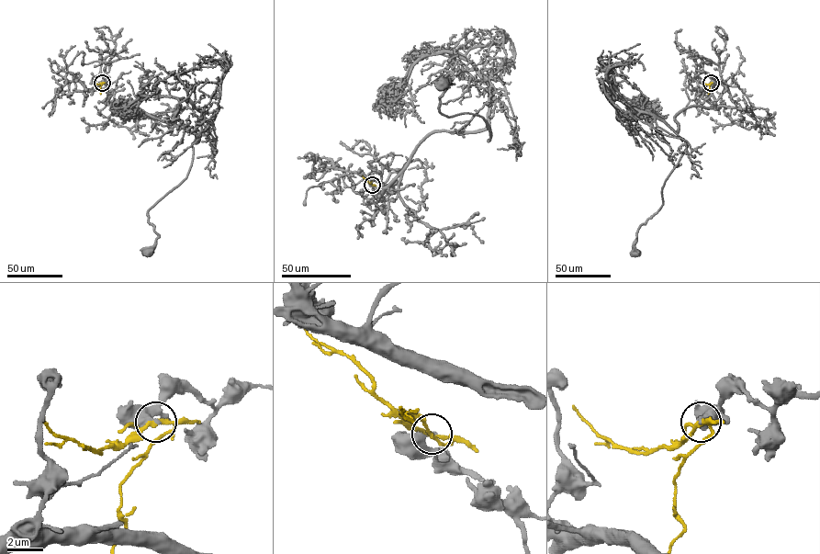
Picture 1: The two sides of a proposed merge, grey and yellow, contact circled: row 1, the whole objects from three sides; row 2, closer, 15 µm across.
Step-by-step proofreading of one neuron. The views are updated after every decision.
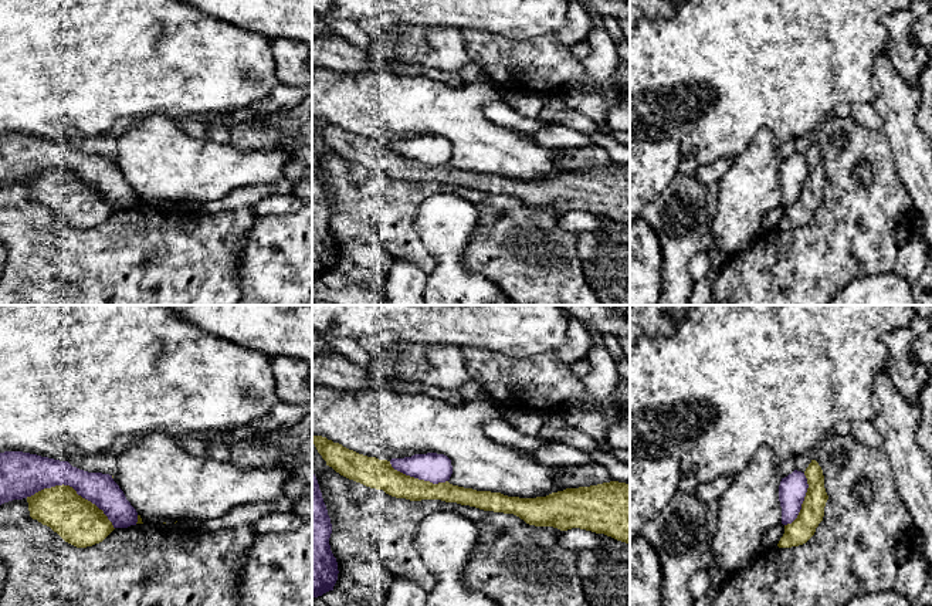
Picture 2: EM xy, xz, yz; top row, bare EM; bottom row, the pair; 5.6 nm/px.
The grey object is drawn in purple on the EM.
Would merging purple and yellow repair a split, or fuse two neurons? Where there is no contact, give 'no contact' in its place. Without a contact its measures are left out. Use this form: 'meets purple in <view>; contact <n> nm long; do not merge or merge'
meets purple in xy; contact 550 nm long; do not merge

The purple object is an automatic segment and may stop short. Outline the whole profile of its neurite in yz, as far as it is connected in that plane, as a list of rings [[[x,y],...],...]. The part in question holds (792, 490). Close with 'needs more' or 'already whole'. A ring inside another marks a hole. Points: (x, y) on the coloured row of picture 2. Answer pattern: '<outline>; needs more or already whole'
[[[794,470],[787,477],[782,478],[779,485],[779,501],[782,507],[782,524],[792,524],[804,501],[809,484],[804,473]]]; already whole

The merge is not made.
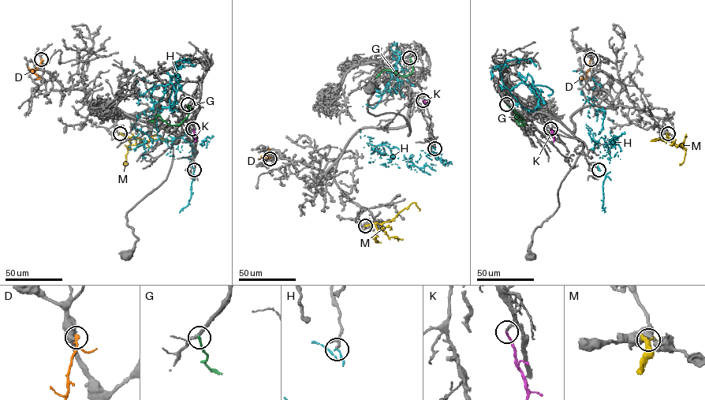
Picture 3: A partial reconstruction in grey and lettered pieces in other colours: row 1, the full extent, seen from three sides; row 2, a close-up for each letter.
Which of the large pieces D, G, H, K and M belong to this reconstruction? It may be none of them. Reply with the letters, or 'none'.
K

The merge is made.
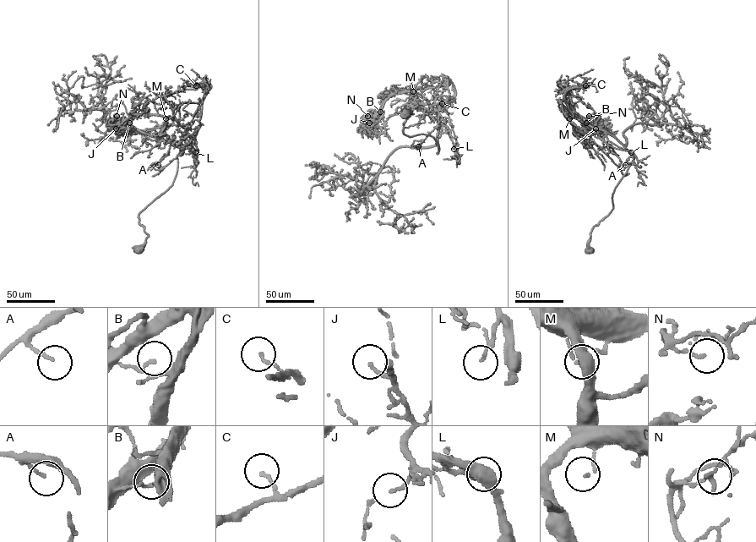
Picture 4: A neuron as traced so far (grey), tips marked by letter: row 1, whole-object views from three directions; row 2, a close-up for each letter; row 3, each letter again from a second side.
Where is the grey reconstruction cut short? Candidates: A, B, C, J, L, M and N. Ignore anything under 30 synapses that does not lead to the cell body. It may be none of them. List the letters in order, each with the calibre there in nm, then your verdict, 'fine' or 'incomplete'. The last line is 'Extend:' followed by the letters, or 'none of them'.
A: calibre 110 nm; fine
B: calibre 100 nm; fine
C: calibre 110 nm; fine
J: calibre 140 nm; fine
L: calibre 130 nm; fine
M: calibre 100 nm; incomplete
N: calibre 110 nm; fine
Extend: M

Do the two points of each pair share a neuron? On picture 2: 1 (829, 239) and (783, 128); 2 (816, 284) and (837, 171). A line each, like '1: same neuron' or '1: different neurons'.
1: different neurons
2: same neuron

